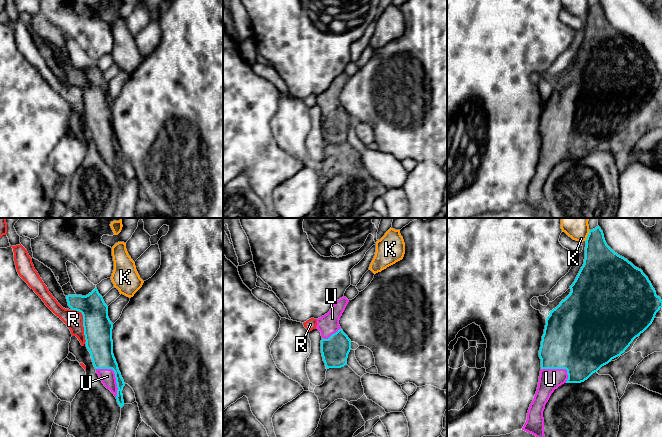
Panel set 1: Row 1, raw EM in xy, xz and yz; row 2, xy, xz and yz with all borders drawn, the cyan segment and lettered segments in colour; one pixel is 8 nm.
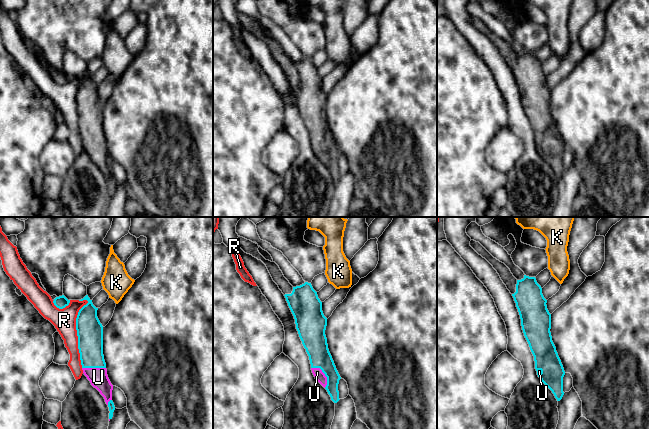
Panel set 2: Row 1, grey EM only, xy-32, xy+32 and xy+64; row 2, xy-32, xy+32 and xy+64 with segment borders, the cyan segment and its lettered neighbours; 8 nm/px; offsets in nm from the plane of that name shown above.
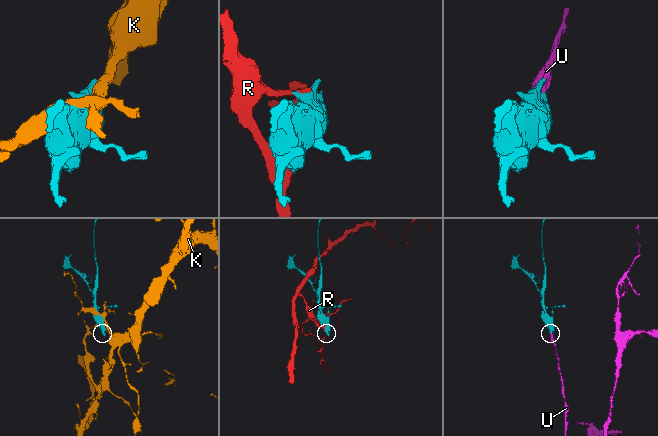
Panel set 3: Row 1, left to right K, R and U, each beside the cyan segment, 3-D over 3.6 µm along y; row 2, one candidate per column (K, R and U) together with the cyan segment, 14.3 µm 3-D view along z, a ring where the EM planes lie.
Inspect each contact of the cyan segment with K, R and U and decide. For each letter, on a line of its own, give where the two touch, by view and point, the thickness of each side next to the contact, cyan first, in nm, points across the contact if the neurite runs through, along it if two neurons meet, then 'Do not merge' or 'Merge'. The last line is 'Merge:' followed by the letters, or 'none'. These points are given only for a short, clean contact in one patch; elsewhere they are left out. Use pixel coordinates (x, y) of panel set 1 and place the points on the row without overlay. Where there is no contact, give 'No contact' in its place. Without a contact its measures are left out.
K: Touches cyan at yz (588, 11). Thickness 280 nm (cyan) against 140 nm. Do not merge
R: Touches cyan at xy (83, 99). Thickness 220 nm (cyan) against 150 nm. Do not merge
U: Touches cyan at xy (115, 151). Thickness 190 nm (cyan) against 120 nm. Merge
Merge: U

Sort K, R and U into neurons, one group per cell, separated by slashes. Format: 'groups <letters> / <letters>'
groups K / R / U

